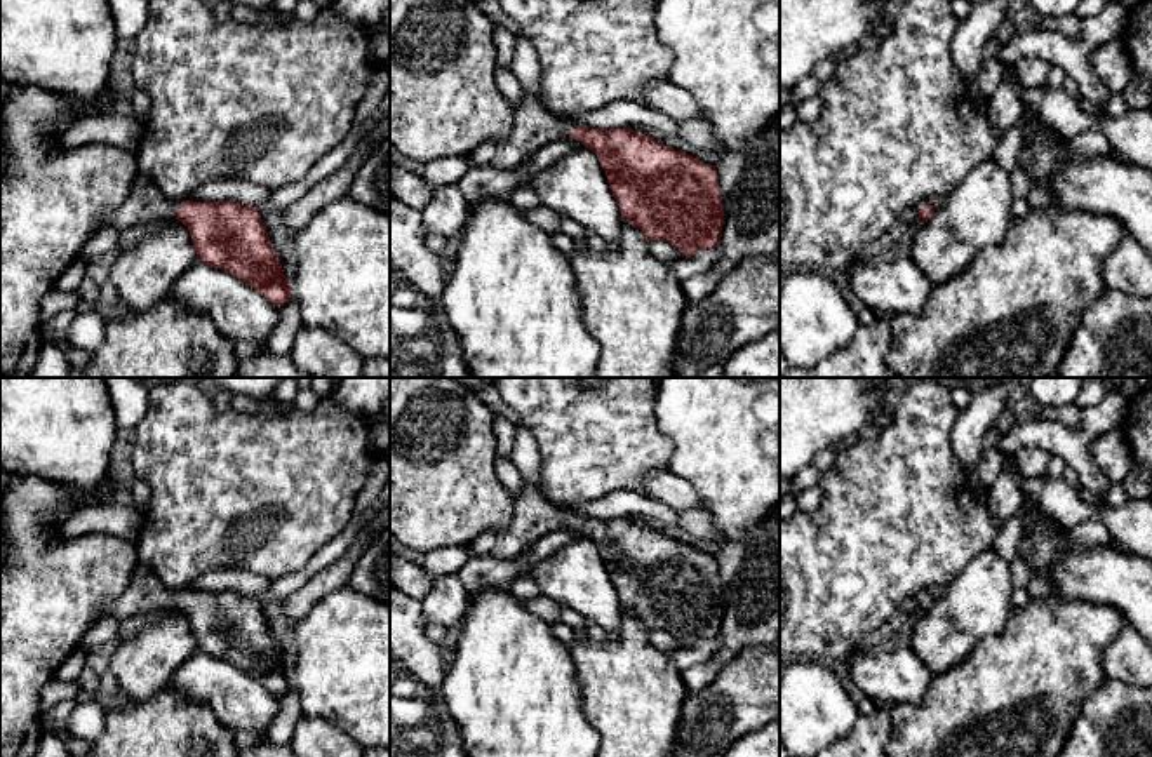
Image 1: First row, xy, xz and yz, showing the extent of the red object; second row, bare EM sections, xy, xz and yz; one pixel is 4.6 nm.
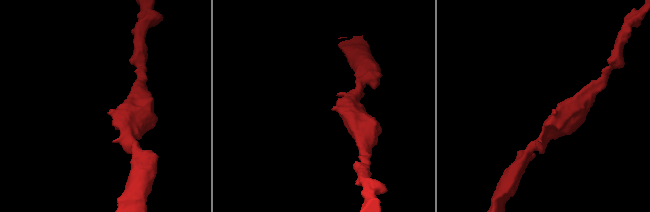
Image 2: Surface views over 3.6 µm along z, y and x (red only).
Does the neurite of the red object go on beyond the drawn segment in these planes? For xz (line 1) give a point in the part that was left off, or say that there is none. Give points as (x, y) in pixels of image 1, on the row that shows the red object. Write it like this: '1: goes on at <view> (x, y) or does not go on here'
1: goes on at xz (533, 126)

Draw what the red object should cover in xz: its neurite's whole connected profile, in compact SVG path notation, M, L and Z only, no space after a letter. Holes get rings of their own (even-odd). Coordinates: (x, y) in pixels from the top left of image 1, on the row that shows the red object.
M524 97L513 108L510 134L498 141L482 143L468 158L472 167L506 171L522 164L536 148L559 137L581 141L597 155L623 221L639 228L647 242L665 240L680 249L686 258L720 245L724 211L715 165L628 127L606 131L564 124L543 106Z

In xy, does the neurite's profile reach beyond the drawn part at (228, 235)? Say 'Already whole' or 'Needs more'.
Needs more

